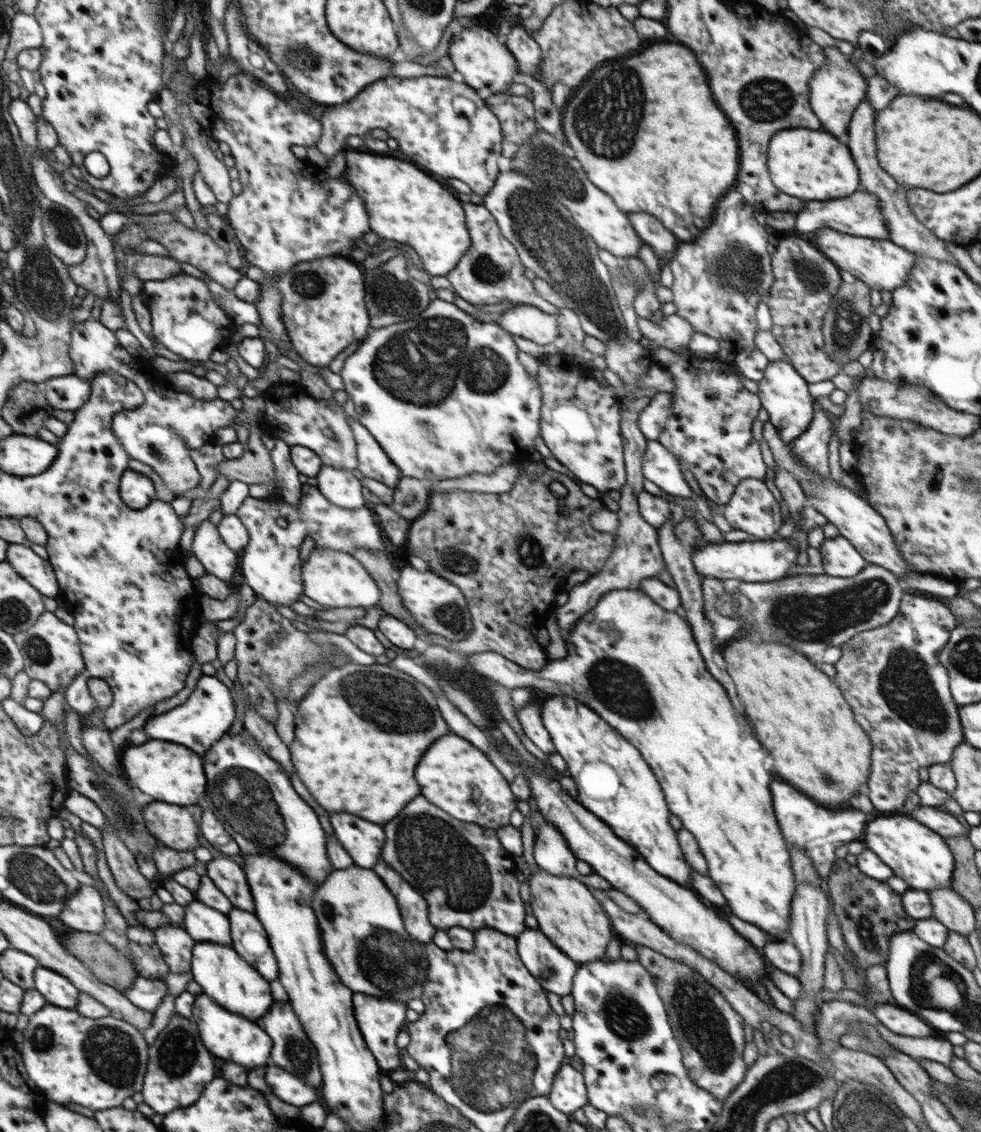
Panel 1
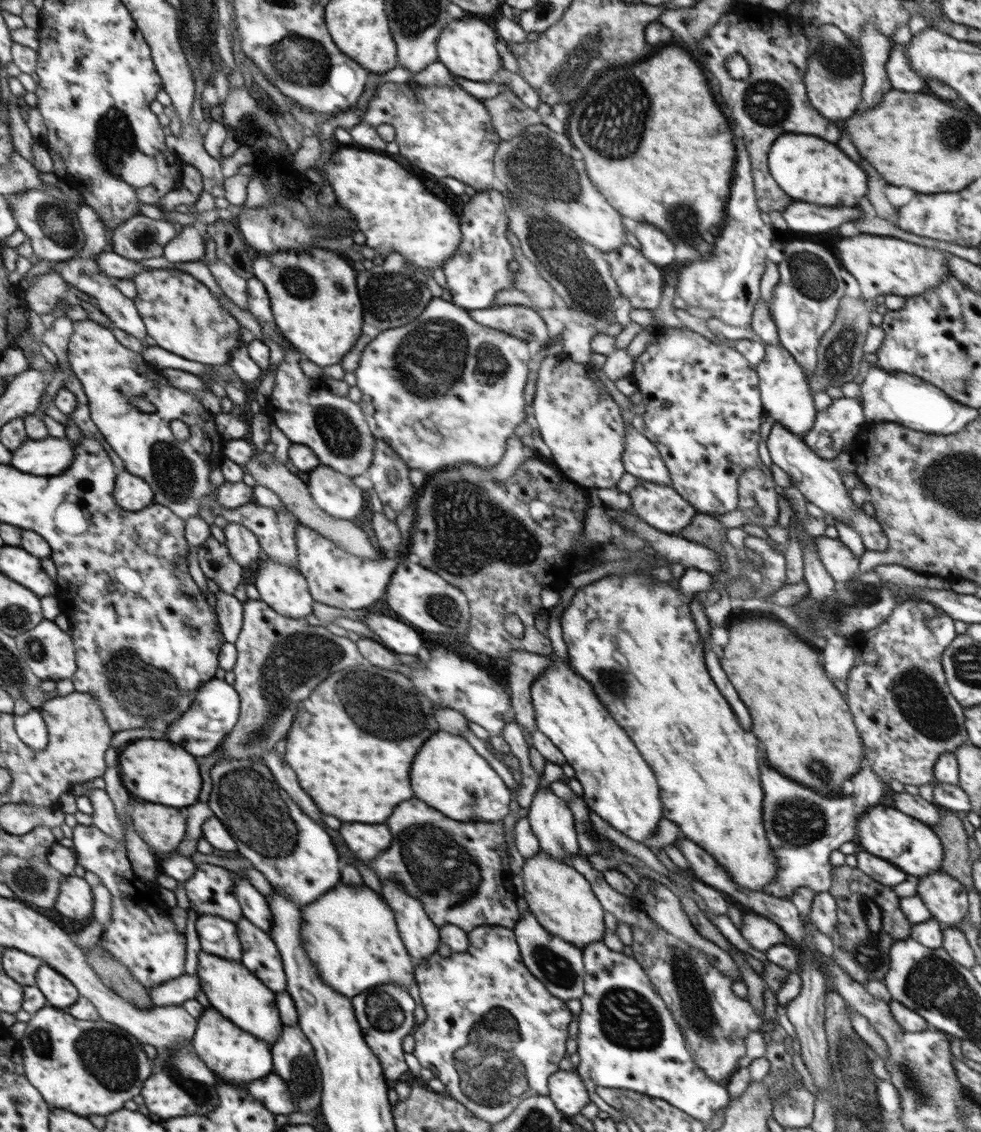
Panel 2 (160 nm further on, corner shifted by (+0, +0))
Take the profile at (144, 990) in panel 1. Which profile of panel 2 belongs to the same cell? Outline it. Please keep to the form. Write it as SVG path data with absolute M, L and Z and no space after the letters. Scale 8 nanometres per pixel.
M184 973L156 988L148 989L154 1006L182 1006L187 1000L196 999L196 994L200 991L201 984L197 973Z

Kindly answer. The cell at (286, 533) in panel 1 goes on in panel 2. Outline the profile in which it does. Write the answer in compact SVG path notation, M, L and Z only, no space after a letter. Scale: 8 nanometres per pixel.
M263 551L257 562L254 586L263 602L287 618L305 619L313 612L309 585L299 569L276 563Z

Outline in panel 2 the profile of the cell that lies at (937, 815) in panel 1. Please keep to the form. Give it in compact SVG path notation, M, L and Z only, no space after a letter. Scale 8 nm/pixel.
M906 791L892 792L891 805L928 826L934 826L939 823L939 807L934 802L926 801L920 795L910 795Z

